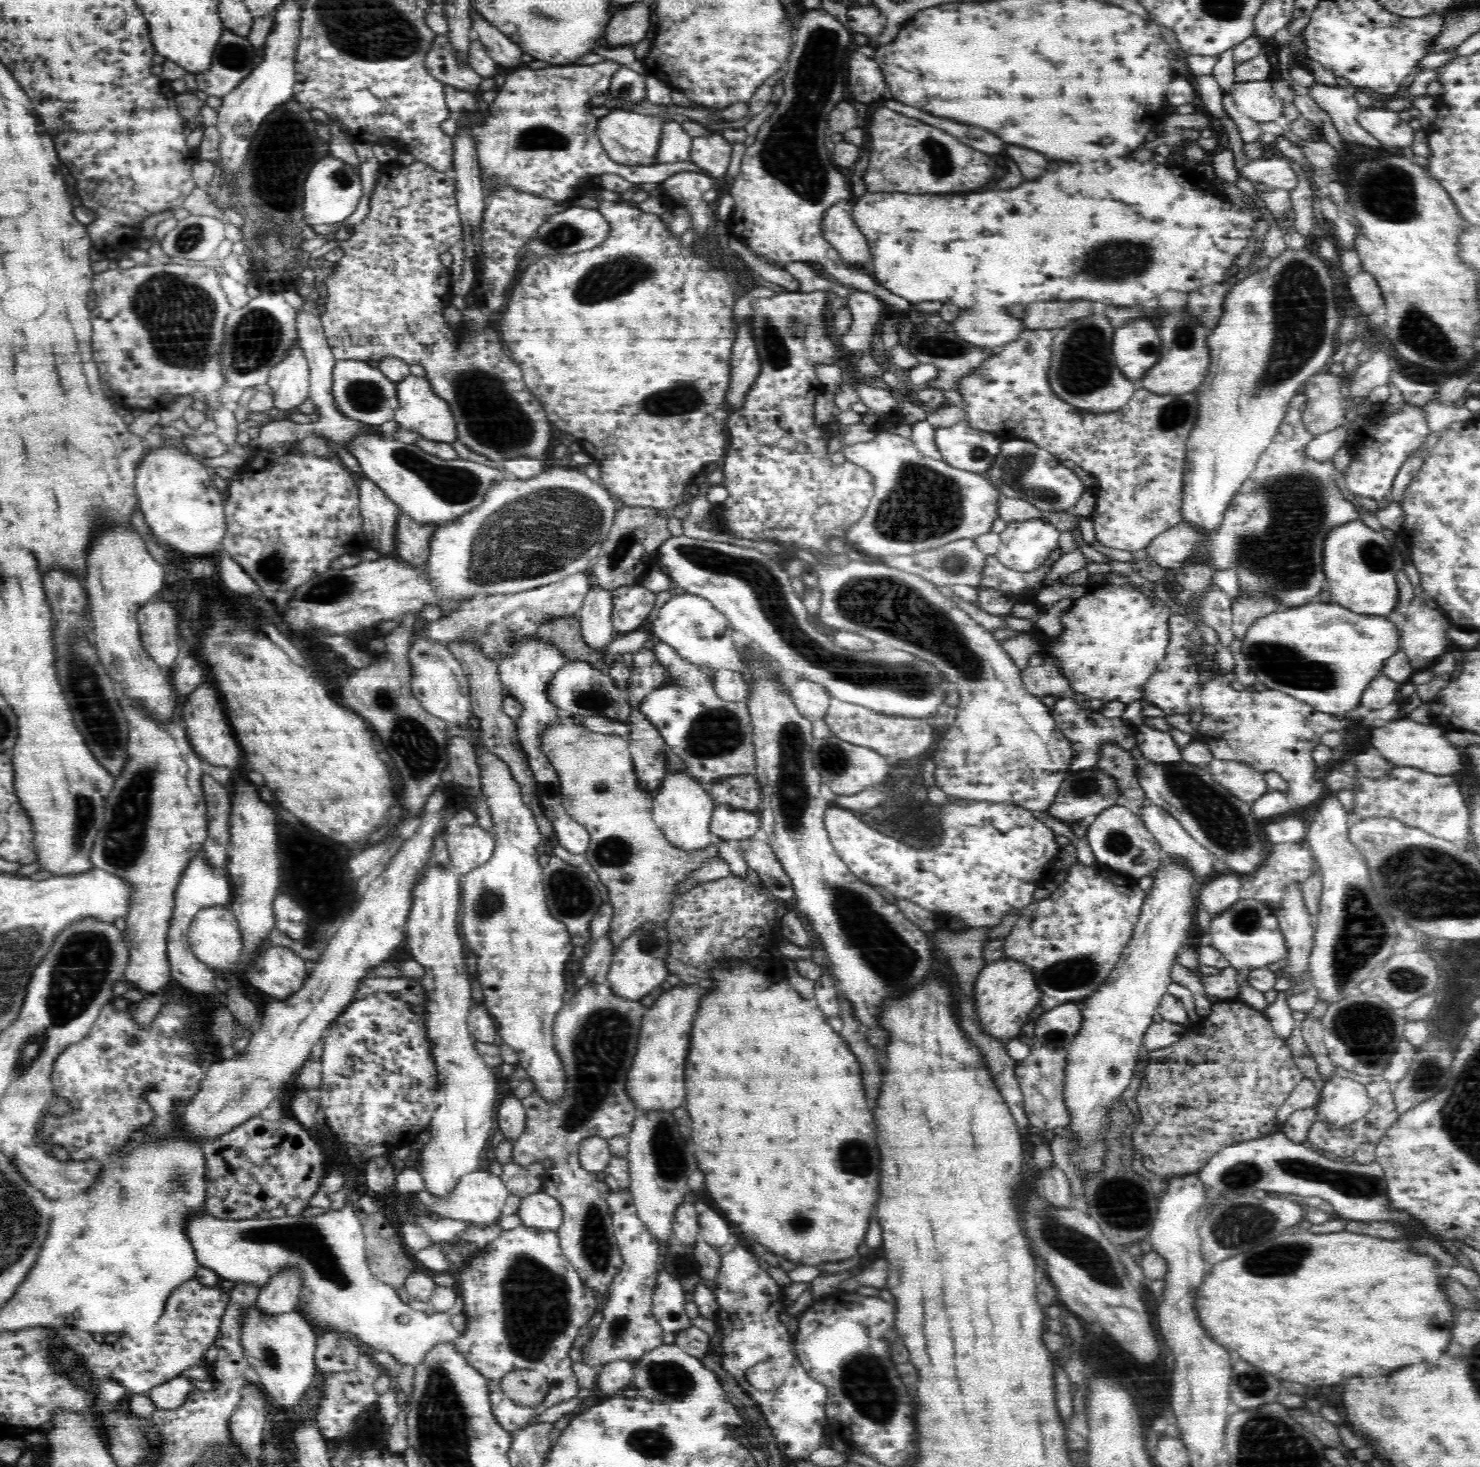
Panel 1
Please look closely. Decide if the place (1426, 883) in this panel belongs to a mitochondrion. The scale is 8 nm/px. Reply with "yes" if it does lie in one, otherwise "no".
yes

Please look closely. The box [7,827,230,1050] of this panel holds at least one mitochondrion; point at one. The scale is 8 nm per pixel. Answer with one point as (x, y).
(81, 967)

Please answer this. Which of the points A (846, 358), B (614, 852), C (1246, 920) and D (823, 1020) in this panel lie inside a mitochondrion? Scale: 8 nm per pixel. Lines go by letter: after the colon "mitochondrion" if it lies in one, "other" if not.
A: other
B: mitochondrion
C: mitochondrion
D: other

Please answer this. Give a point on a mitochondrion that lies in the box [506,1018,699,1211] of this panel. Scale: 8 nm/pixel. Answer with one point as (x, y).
(669, 1154)

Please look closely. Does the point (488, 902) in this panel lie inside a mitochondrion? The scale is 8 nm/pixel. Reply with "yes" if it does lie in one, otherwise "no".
yes

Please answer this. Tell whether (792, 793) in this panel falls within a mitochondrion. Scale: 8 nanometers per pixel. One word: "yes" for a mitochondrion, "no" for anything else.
yes

